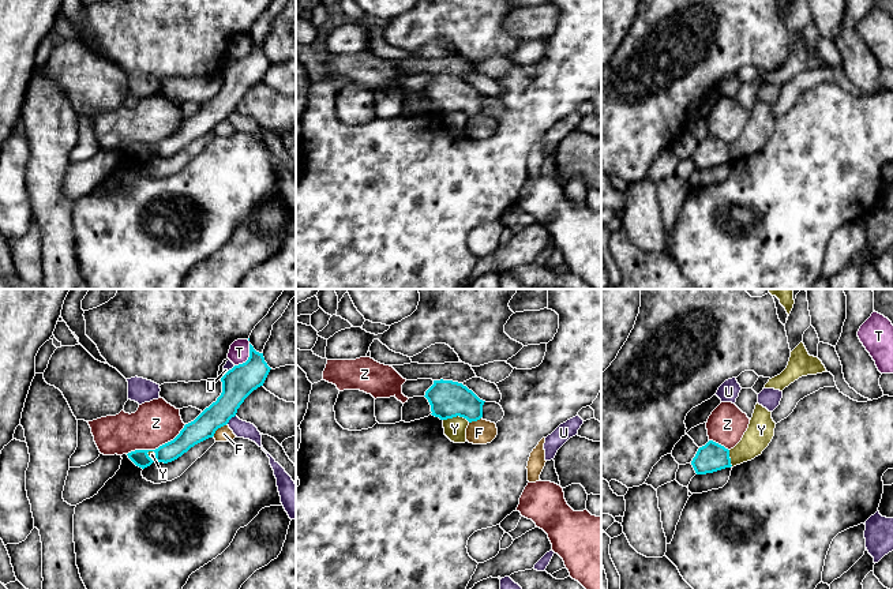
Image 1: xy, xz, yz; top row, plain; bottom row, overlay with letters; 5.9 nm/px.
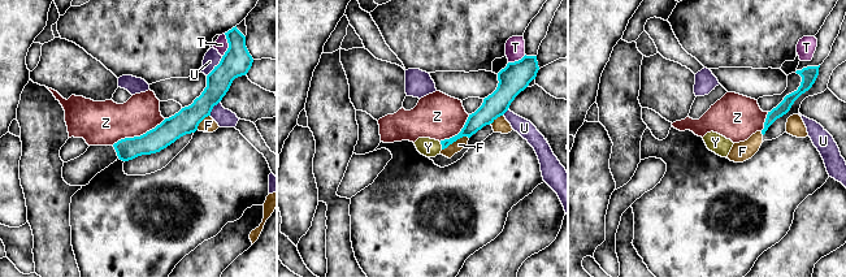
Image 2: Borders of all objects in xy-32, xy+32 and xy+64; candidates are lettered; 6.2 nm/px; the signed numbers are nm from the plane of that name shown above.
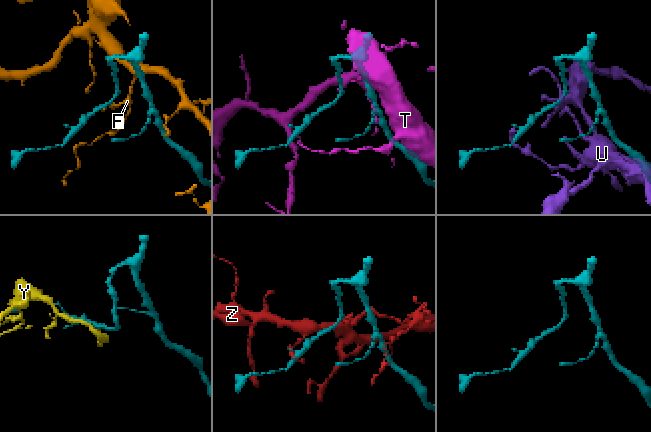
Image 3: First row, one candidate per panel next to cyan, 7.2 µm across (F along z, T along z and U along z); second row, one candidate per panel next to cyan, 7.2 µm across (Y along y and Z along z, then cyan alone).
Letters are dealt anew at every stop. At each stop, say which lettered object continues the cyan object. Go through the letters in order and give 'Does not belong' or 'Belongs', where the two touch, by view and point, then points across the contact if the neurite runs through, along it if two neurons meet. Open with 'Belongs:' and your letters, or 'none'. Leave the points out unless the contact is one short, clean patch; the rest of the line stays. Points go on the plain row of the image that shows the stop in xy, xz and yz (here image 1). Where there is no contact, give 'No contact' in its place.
Belongs: none
F: Does not belong. Touches cyan at xy (218, 122)
T: Does not belong. Touches cyan at xy (248, 52)
U: Does not belong. Touches cyan at xy (231, 112). Boundary: xy (235, 109), (226, 117)
Y: Does not belong. Touches cyan at xz (457, 109). Boundary: xz (443, 113), (462, 111), (469, 116)
Z: Does not belong. Touches cyan at xy (158, 142)

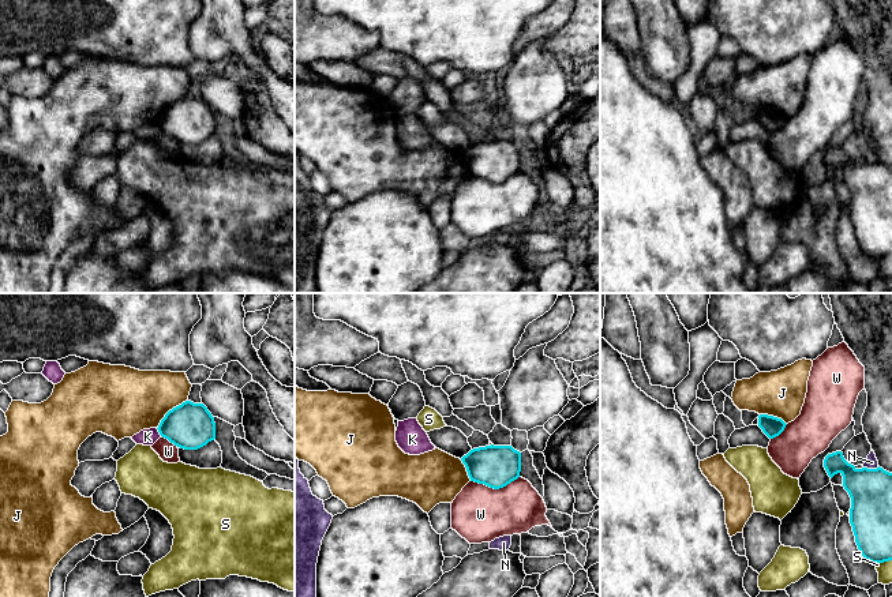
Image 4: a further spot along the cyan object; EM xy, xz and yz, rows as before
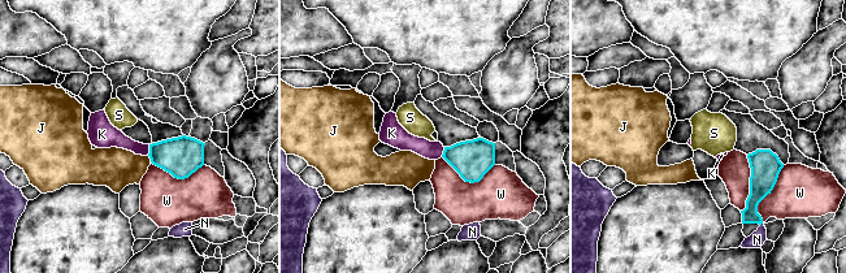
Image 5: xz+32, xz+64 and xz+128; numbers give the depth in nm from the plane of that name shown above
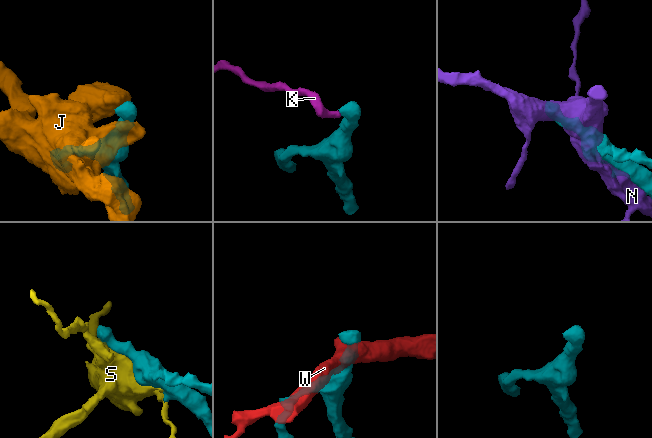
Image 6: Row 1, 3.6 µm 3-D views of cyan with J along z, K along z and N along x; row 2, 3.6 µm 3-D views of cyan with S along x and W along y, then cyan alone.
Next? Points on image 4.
Belongs: none
J: Does not belong. Touches cyan at xy (169, 105)
K: Does not belong. Touches cyan at xy (158, 126). Boundary: xy (156, 123), (161, 130)
N: Does not belong. Touches cyan at yz (870, 164)
S: Does not belong. Touches cyan at yz (881, 256)
W: Does not belong. Touches cyan at xz (494, 183)

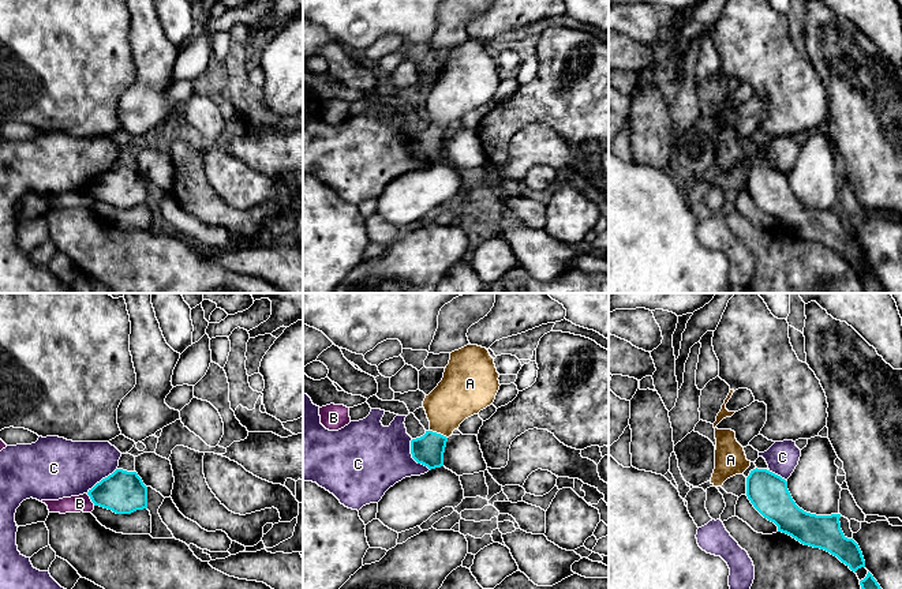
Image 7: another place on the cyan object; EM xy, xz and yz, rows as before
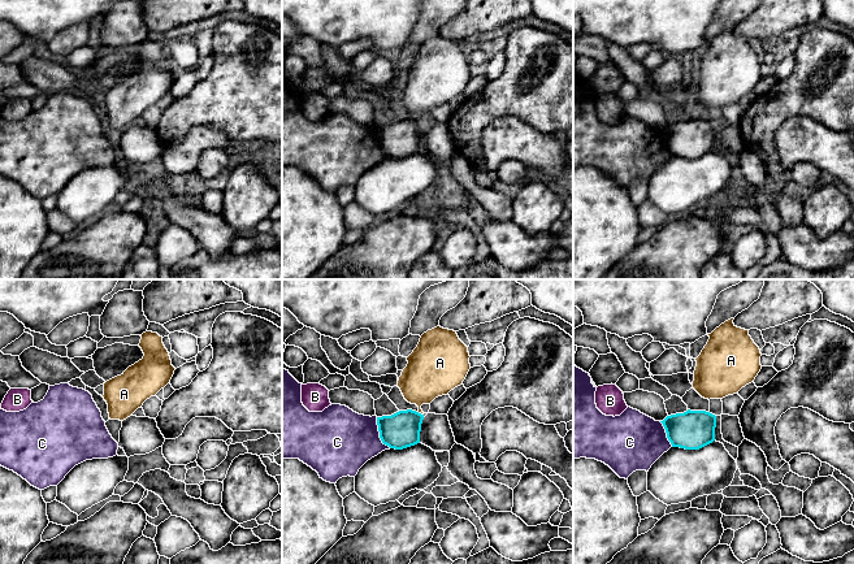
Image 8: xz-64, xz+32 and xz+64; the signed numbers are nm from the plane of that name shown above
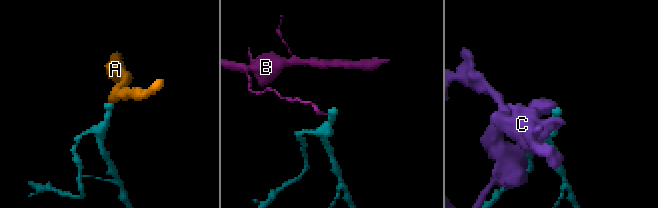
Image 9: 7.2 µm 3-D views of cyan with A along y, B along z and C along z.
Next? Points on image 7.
Belongs: A
A: Belongs. Touches cyan at xz (438, 128). Path across: xz (429, 143), (438, 128), (446, 102), (457, 92)
B: Does not belong. Touches cyan at xy (90, 192). Boundary: xy (86, 188), (94, 199)
C: Does not belong. Touches cyan at xz (412, 152)

